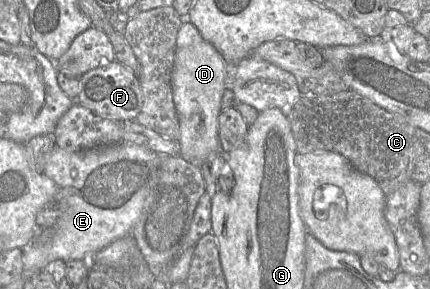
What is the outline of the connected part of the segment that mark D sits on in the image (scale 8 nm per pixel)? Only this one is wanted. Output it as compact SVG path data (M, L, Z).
M188 18L183 19L176 40L176 52L171 77L173 101L175 104L179 126L180 156L187 162L201 167L206 158L212 152L221 150L218 136L218 117L221 108L223 92L226 88L227 64L219 51L200 34L196 26L189 22Z

